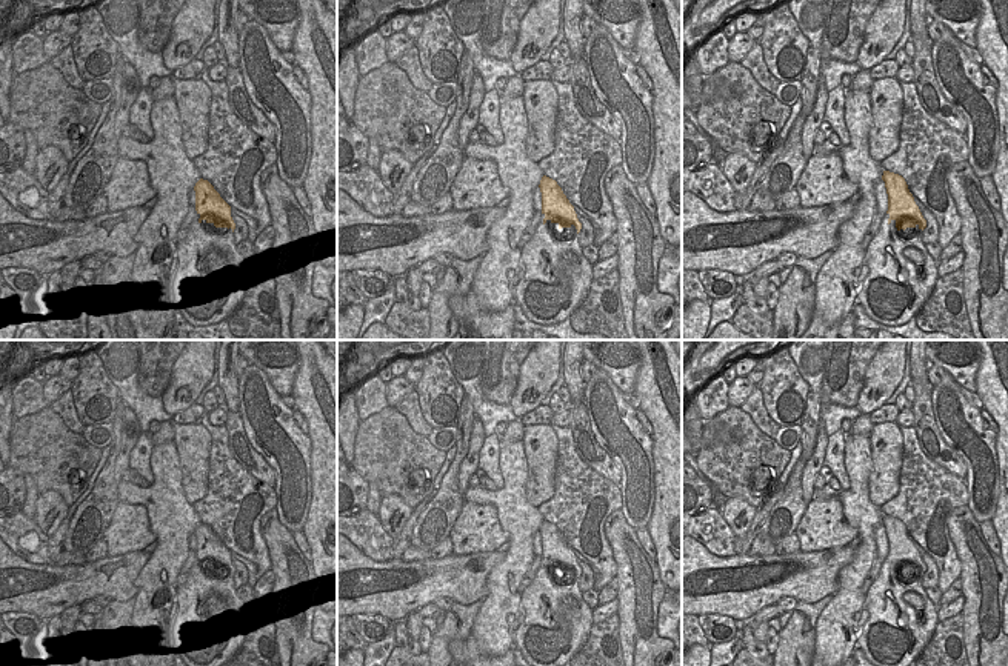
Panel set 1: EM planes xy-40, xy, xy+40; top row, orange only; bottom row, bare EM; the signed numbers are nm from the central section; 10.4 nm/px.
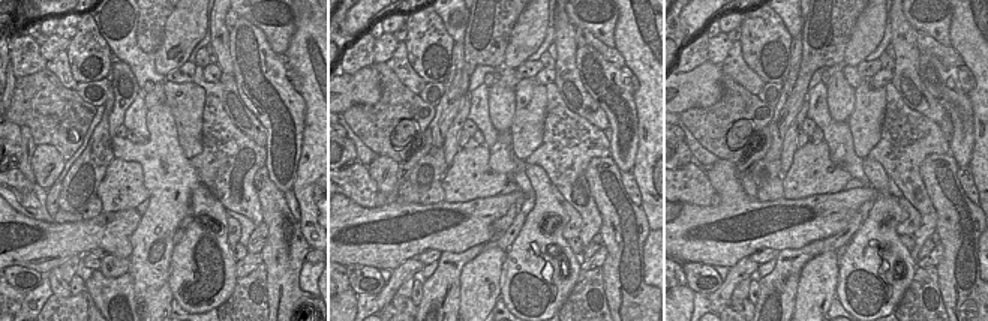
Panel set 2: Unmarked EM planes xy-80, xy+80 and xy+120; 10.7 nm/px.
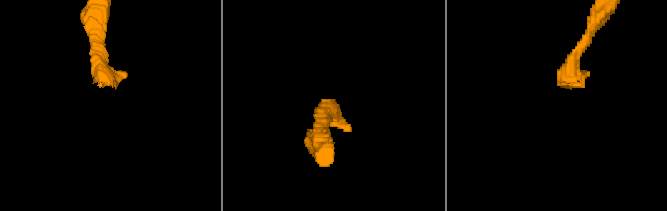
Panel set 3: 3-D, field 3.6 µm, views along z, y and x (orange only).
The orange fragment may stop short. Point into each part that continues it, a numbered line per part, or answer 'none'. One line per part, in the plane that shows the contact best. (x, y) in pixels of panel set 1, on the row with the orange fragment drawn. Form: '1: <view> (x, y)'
1: xy (554, 280)

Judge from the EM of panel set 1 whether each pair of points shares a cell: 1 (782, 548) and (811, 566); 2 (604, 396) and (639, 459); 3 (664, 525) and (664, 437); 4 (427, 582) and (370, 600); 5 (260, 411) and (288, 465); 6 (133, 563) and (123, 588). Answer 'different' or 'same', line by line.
1: different
2: same
3: same
4: same
5: same
6: same

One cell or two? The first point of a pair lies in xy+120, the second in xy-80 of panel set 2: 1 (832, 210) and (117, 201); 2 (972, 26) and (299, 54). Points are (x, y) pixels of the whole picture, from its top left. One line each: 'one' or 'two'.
1: two
2: one

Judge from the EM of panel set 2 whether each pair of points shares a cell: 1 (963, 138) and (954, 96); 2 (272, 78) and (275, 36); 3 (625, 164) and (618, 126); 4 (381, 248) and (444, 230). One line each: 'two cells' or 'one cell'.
1: one cell
2: two cells
3: one cell
4: one cell

